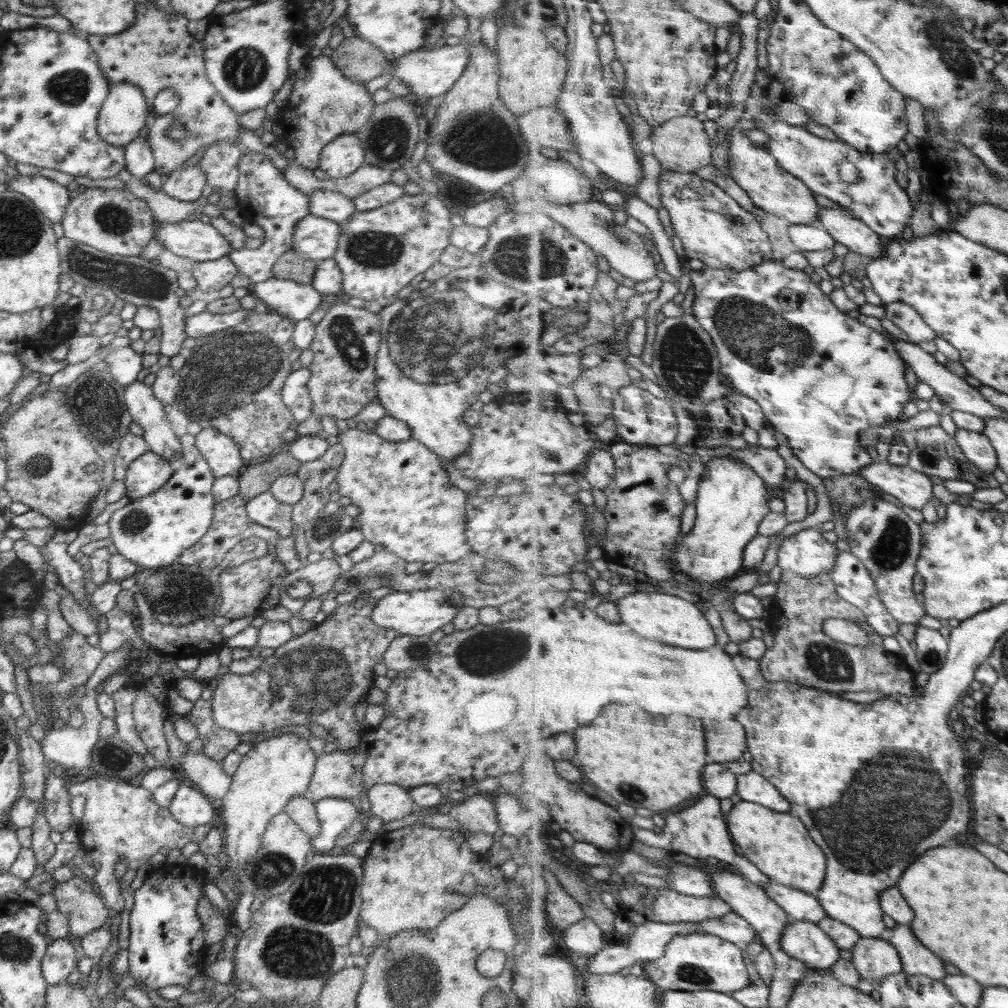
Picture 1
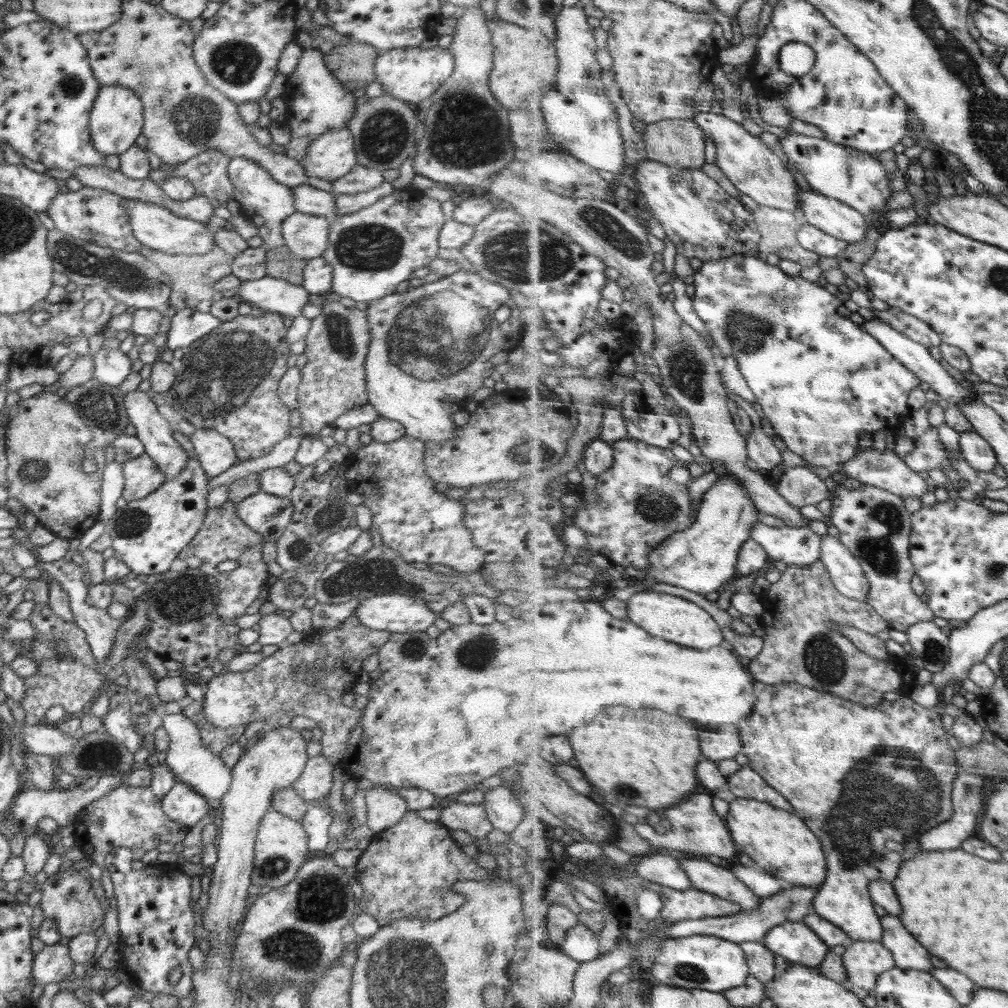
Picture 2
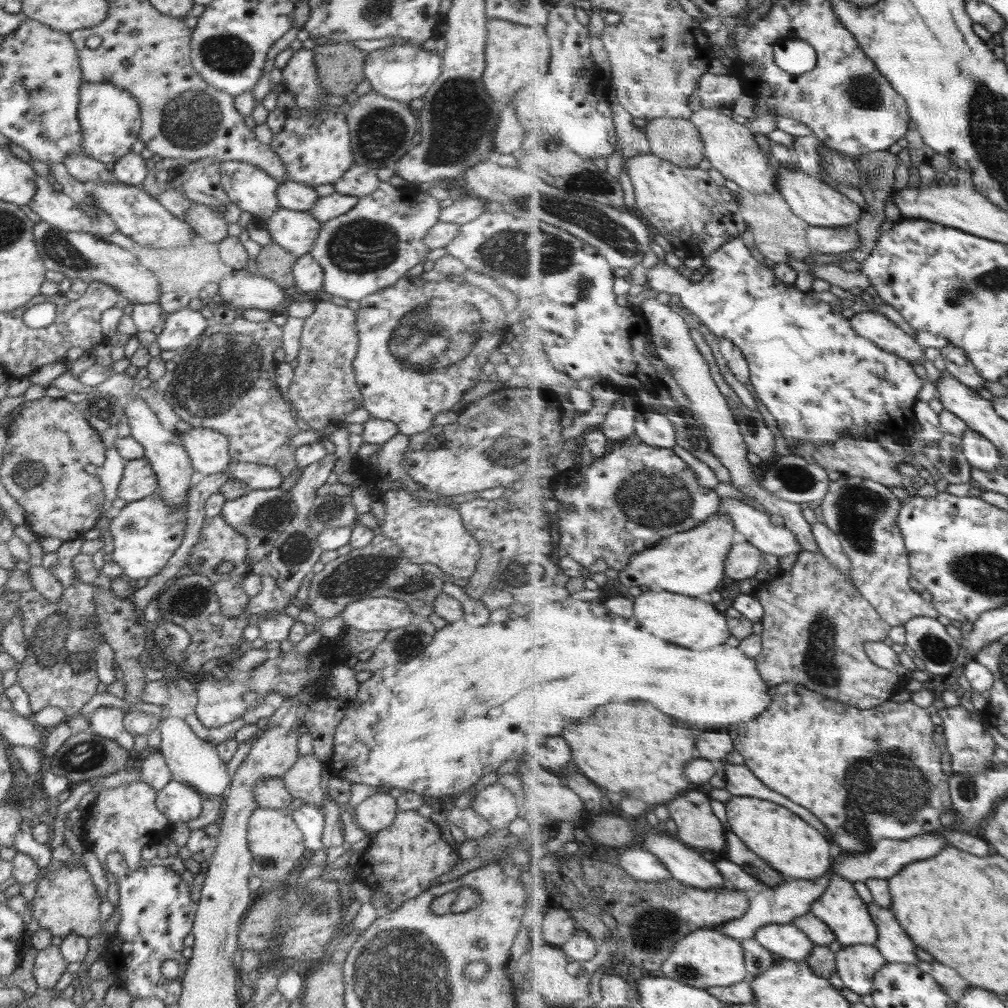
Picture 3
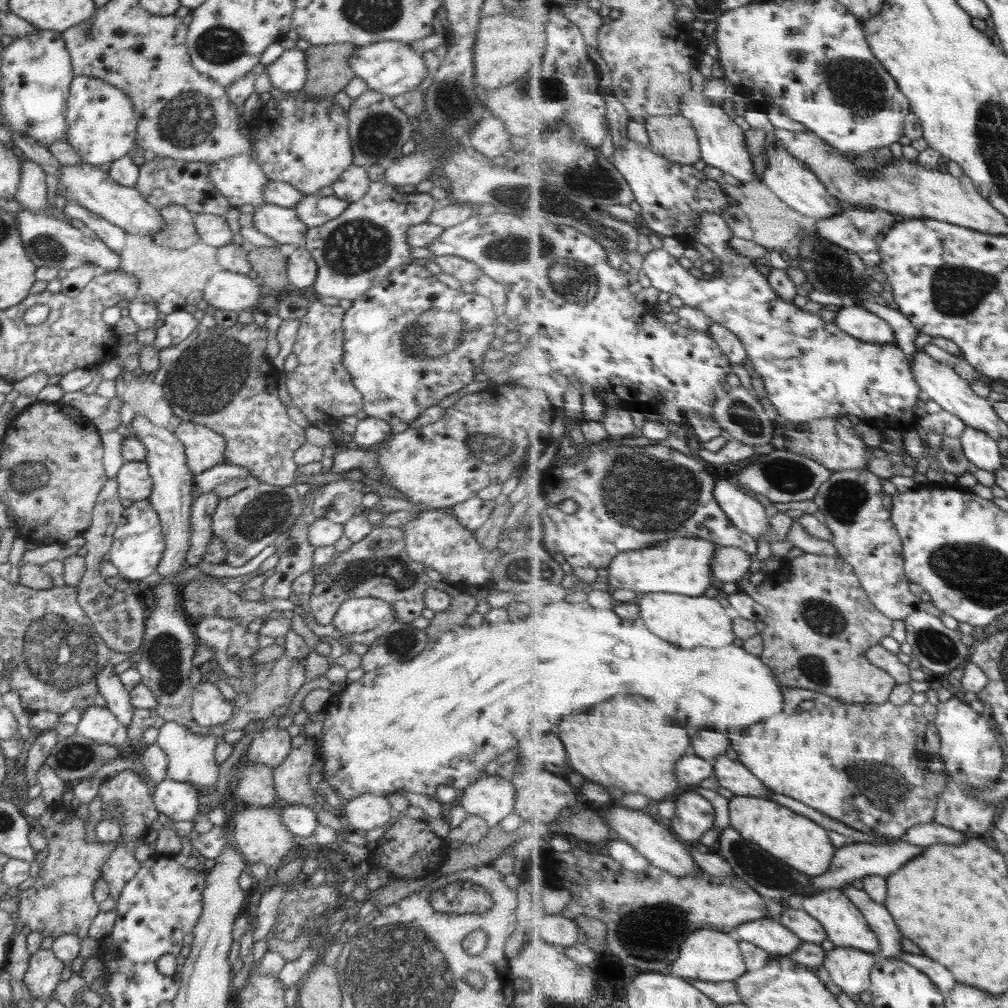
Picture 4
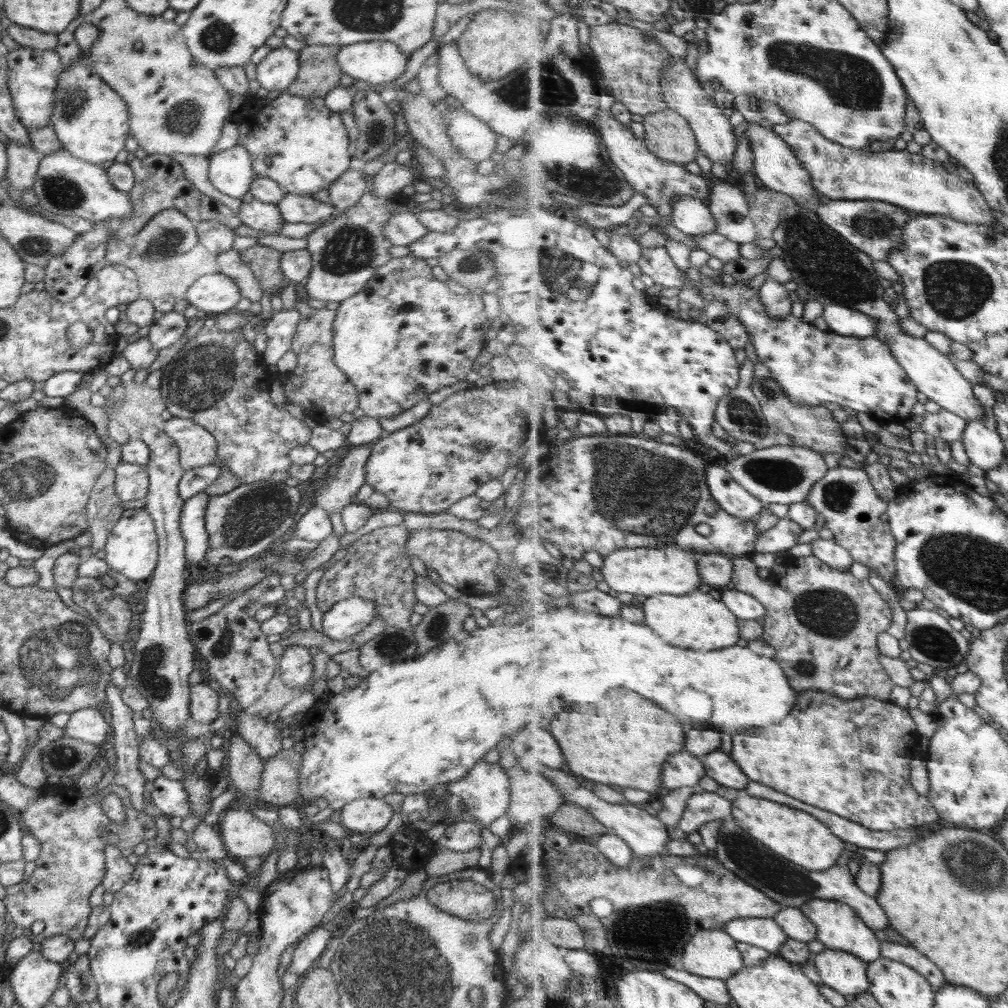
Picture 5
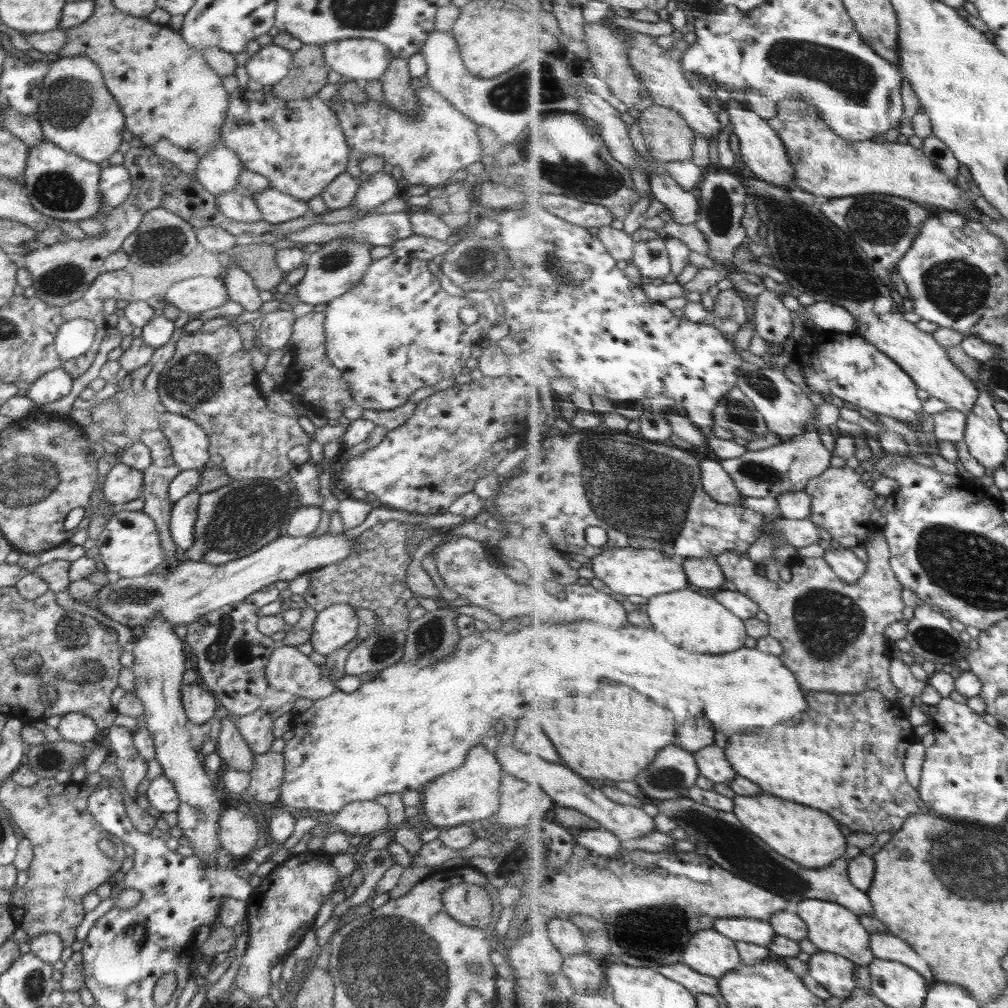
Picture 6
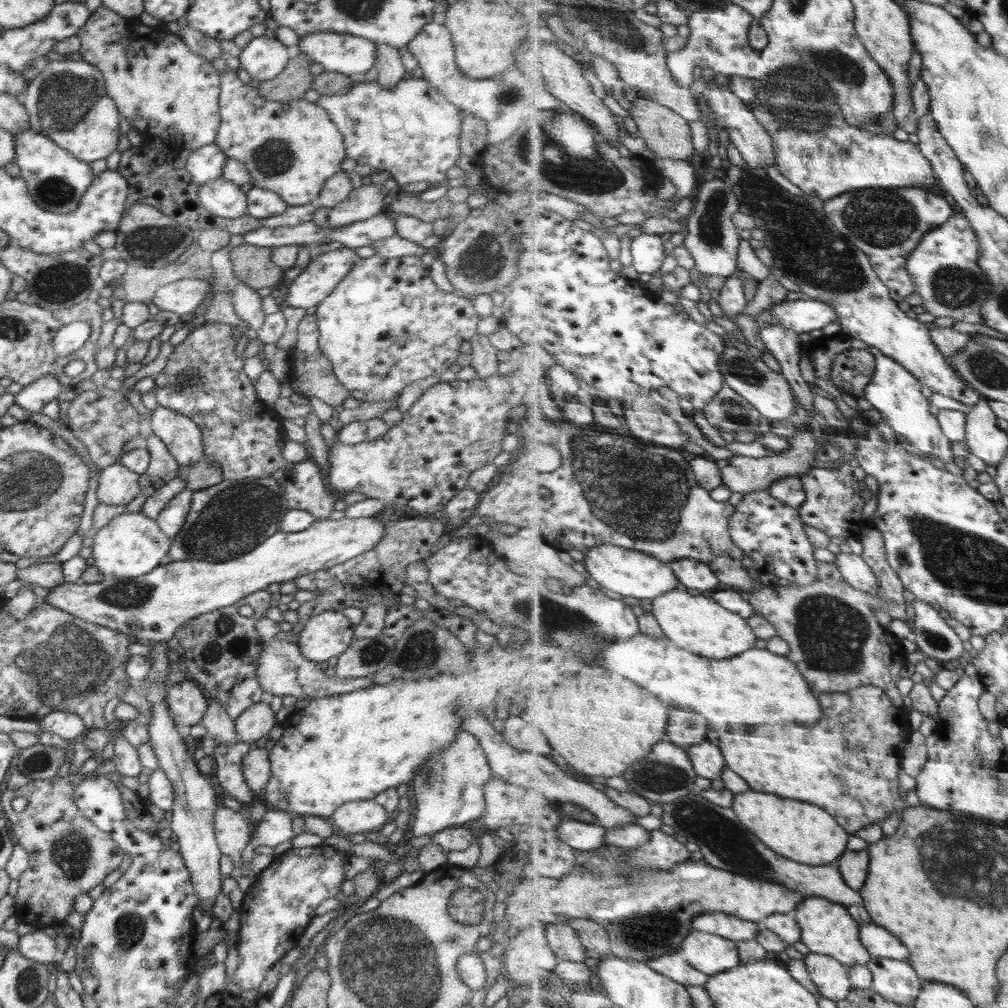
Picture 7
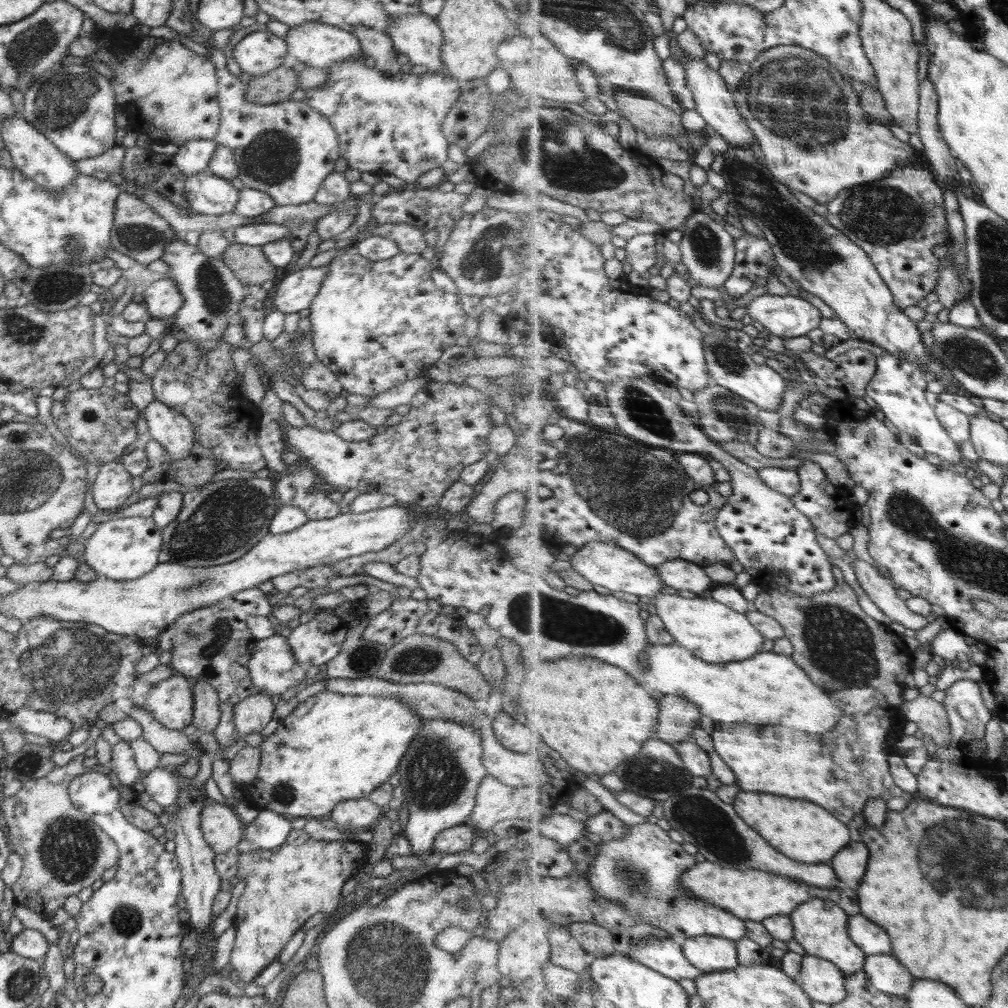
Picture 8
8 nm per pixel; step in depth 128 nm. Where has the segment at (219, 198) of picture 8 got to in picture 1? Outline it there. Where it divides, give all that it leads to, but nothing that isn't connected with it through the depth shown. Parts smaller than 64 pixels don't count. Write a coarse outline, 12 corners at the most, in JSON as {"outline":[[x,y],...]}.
{"outline":[[308,214],[292,249],[315,262],[333,258],[338,223]]}

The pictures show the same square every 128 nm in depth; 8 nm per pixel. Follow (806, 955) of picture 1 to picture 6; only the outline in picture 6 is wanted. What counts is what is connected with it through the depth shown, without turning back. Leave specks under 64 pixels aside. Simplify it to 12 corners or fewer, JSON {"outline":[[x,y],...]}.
{"outline":[[719,918],[713,928],[737,942],[768,946],[769,920]]}

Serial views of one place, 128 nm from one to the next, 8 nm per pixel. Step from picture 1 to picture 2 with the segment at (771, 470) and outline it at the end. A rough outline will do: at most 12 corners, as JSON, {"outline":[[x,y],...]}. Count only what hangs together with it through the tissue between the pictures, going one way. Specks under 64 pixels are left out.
{"outline":[[753,428],[750,458],[769,472],[784,462],[766,430]]}

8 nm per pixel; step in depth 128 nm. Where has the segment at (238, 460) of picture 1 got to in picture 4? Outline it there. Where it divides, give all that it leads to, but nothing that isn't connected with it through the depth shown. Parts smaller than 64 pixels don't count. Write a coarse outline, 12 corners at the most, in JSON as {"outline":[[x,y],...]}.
{"outline":[[185,421],[172,431],[195,474],[225,462],[226,441]]}

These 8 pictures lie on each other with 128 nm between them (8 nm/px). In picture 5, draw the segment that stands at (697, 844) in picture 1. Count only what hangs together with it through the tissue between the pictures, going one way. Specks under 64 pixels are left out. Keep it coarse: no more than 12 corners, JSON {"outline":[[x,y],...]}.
{"outline":[[704,790],[690,799],[681,828],[732,816],[734,801]]}

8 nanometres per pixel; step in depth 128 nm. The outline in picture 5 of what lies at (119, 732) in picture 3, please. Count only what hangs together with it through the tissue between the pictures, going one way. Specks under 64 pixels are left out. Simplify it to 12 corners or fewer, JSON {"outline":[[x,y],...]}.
{"outline":[[100,709],[73,712],[66,737],[102,747],[113,730]]}

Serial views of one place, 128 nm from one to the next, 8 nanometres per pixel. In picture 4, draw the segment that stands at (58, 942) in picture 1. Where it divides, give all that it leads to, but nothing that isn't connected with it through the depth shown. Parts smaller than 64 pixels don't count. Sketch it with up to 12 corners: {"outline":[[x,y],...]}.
{"outline":[[38,949],[28,960],[23,984],[49,1002],[64,962],[52,949]]}

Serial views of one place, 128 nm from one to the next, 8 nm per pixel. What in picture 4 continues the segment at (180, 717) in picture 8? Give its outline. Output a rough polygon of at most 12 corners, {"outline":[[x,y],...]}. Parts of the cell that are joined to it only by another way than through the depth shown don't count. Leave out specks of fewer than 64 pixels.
{"outline":[[217,684],[191,687],[190,716],[200,726],[236,714]]}

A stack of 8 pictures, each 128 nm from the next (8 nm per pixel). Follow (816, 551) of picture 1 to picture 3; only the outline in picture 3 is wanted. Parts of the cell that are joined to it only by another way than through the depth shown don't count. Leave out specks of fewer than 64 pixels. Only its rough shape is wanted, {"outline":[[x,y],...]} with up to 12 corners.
{"outline":[[742,499],[722,502],[742,539],[766,554],[800,554],[804,547],[787,526]]}

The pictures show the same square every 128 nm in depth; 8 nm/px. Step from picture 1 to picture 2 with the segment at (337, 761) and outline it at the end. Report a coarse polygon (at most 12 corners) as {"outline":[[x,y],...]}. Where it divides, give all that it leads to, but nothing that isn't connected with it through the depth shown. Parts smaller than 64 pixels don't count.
{"outline":[[310,758],[291,786],[306,801],[328,799],[335,766]]}

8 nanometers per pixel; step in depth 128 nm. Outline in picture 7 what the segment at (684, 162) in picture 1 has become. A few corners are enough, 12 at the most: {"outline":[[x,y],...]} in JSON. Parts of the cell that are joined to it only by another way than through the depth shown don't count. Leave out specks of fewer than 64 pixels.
{"outline":[[640,97],[631,118],[660,158],[696,152],[691,122]]}

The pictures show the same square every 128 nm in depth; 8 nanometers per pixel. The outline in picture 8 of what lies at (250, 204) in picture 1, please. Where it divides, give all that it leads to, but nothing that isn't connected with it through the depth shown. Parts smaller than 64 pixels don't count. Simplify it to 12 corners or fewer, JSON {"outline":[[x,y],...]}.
{"outline":[[188,140],[174,154],[186,176],[209,172],[217,145]]}

